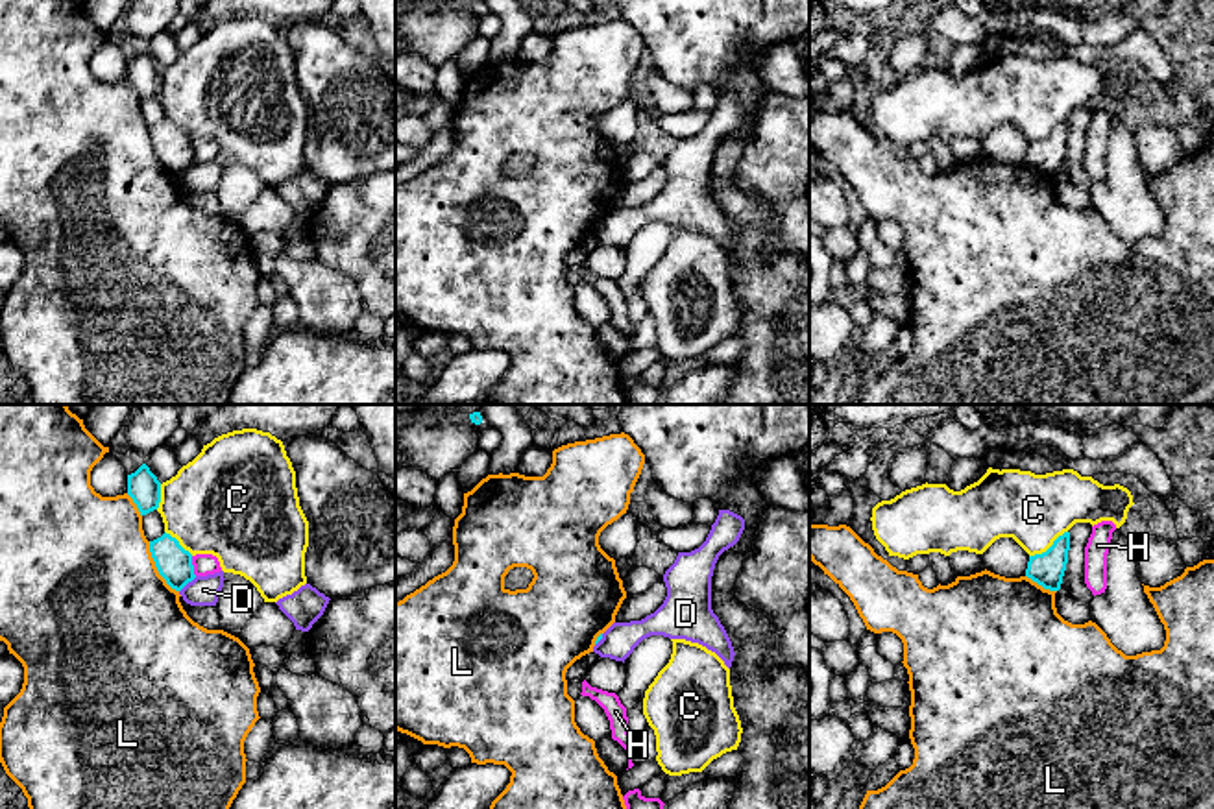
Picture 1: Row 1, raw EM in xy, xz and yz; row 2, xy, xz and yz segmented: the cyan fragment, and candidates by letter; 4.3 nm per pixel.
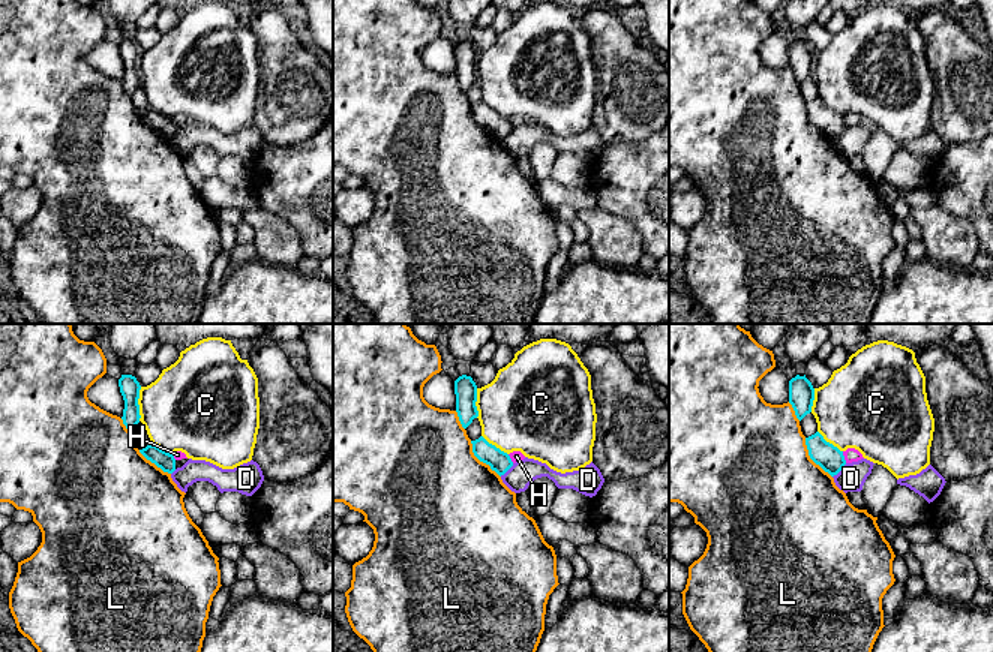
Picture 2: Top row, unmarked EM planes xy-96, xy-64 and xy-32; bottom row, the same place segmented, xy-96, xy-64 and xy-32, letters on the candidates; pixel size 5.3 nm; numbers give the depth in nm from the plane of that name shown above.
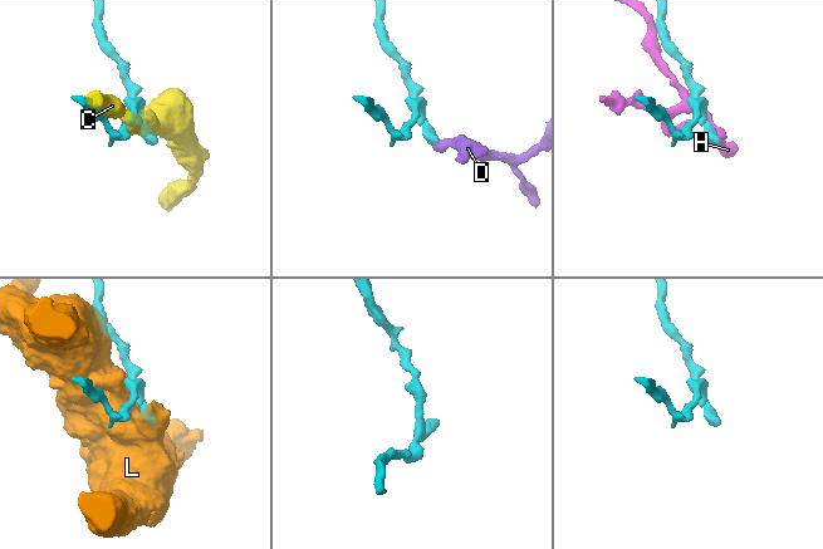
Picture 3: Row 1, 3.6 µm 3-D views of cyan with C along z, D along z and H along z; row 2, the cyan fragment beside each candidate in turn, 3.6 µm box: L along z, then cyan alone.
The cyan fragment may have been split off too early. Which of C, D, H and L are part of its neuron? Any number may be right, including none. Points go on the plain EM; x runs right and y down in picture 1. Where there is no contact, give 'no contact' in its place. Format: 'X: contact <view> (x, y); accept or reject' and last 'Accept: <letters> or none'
C: contact yz (1050, 133); reject
D: contact xy (187, 169); reject
H: contact xy (193, 152); reject
L: contact xy (156, 152); reject
Accept: none

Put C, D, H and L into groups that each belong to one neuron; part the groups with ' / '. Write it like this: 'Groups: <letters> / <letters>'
Groups: C / D / H / L

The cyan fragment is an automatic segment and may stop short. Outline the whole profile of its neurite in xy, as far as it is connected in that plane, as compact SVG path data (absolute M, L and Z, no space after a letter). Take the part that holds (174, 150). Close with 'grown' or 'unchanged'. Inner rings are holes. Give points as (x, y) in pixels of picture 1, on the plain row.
M164 118L161 124L150 127L150 139L159 161L172 175L181 177L196 164L192 140L170 120Z; unchanged

